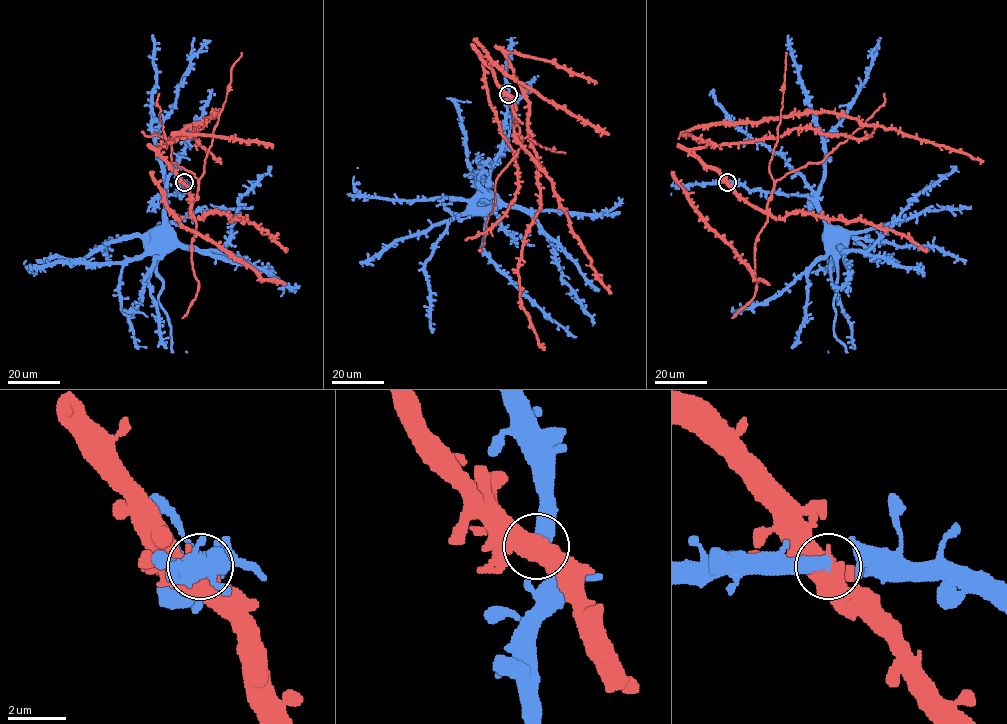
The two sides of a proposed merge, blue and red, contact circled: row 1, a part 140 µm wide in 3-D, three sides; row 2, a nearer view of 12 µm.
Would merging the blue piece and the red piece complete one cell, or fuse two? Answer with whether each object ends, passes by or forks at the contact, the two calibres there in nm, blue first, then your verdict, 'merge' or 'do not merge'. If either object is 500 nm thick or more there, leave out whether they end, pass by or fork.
340/600 nm | do not merge

